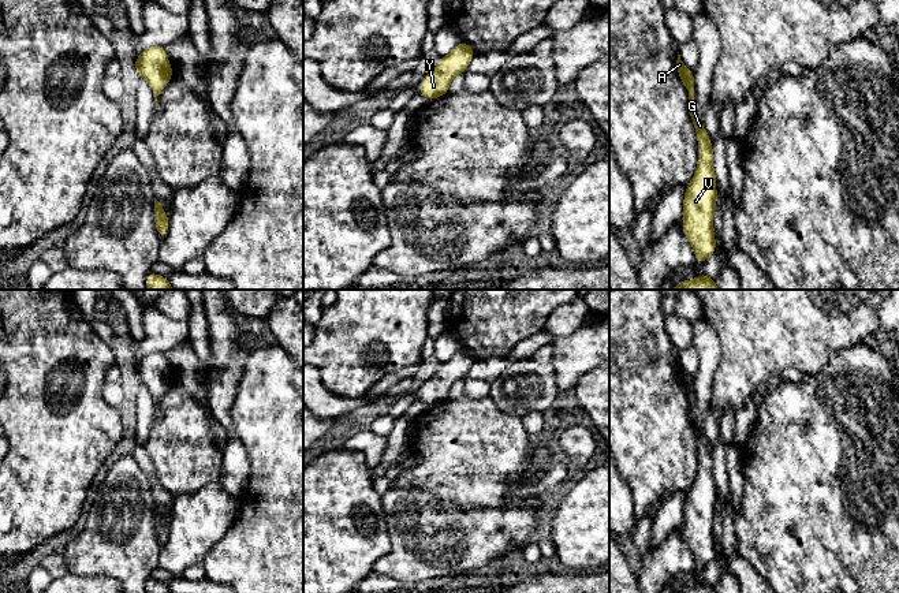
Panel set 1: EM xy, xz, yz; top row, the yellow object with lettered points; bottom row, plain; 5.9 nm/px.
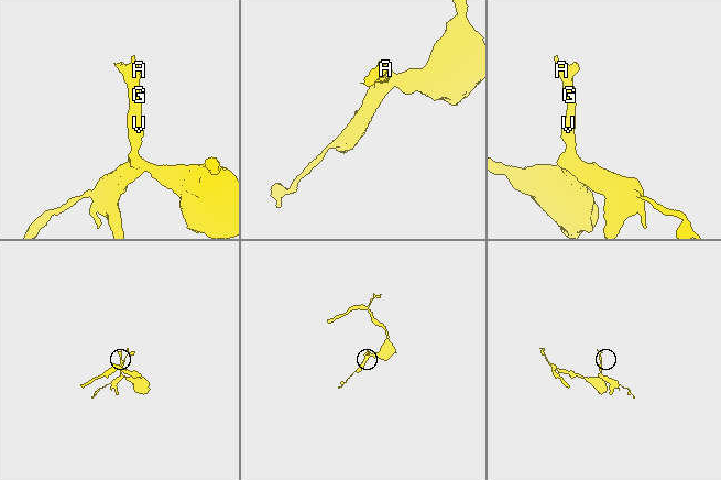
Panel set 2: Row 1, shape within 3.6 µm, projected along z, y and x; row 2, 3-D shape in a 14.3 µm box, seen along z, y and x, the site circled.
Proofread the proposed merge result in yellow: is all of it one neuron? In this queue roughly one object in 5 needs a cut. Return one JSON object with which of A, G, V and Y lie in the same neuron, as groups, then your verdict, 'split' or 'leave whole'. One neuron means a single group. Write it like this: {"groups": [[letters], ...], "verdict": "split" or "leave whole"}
{"groups": [["A", "G", "V", "Y"]], "verdict": "leave whole"}

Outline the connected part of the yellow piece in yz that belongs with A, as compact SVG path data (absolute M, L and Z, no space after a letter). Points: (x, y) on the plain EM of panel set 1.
M678 361L676 366L678 380L689 398L689 418L697 439L698 444L698 471L694 480L693 486L686 492L686 501L683 504L683 538L684 542L691 549L695 557L695 571L708 566L709 562L715 560L716 547L713 537L713 518L716 515L716 481L713 477L713 455L712 448L709 445L708 437L704 433L704 429L700 429L694 422L694 378L691 378L680 366L680 361Z

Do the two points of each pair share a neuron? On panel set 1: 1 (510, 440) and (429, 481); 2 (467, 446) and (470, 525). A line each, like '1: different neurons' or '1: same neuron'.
1: same neuron
2: different neurons

